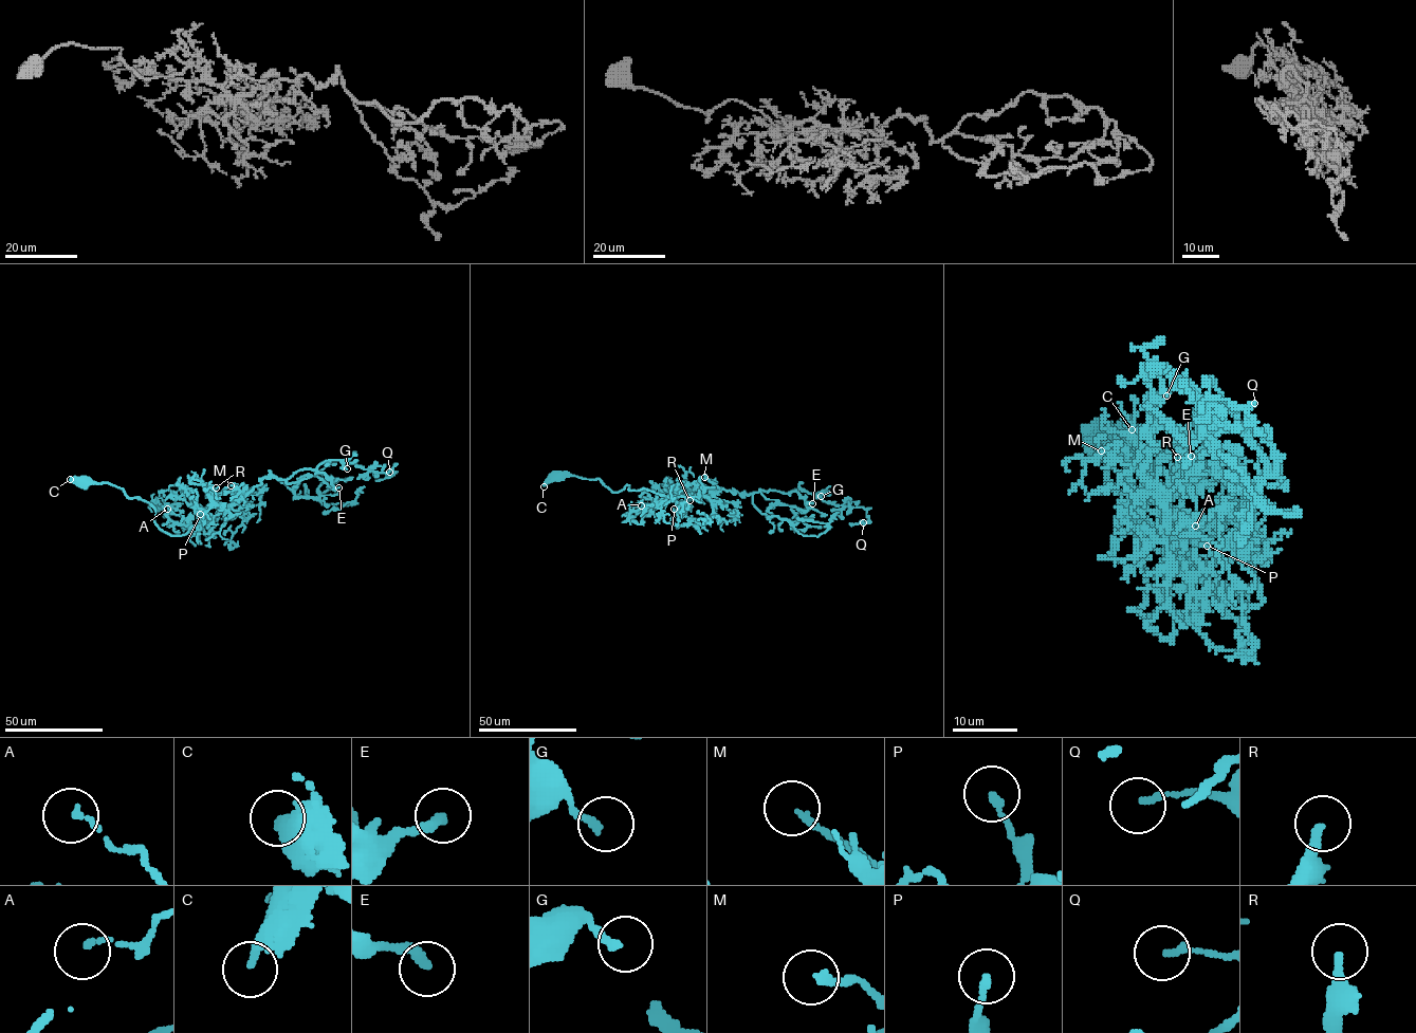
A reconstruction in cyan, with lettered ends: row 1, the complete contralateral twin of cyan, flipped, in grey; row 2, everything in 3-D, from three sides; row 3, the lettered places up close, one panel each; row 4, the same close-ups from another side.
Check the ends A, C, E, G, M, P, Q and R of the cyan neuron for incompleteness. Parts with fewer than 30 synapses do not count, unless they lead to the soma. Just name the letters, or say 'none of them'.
R

